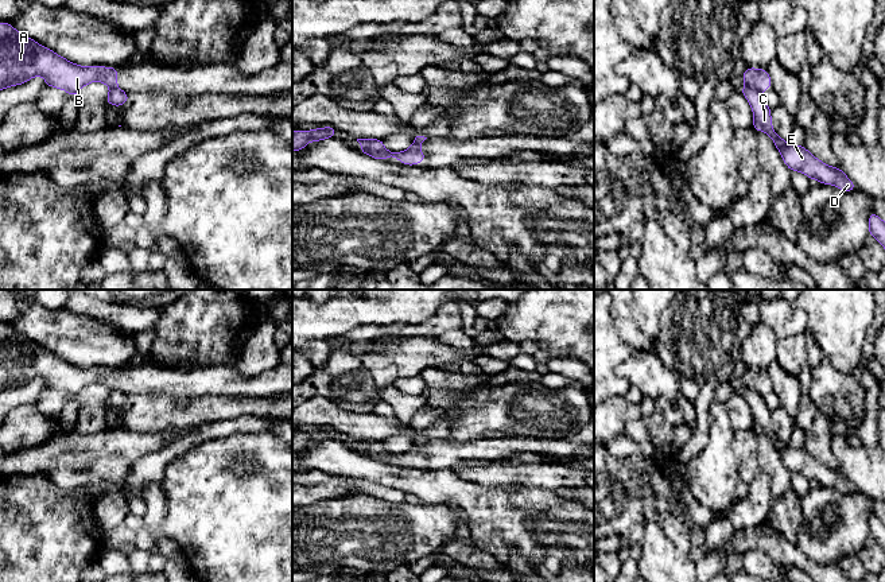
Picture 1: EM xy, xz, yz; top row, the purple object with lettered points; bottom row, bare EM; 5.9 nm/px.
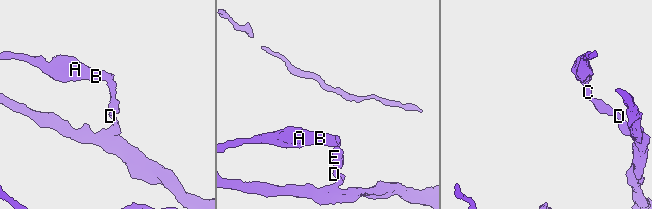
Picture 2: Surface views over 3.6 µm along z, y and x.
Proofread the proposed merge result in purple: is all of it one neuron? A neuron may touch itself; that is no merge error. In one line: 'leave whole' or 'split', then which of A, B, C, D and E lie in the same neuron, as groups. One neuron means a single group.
split | A B / C D E

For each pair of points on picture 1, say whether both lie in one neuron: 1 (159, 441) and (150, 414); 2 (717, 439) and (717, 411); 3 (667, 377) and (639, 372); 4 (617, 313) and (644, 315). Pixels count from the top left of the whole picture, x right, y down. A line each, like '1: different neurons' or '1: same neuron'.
1: different neurons
2: same neuron
3: same neuron
4: different neurons

